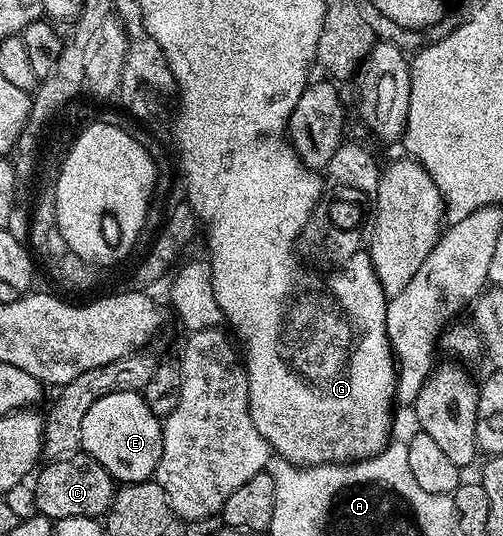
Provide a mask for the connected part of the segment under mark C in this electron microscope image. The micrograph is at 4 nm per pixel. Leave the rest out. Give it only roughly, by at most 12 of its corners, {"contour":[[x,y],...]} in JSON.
{"contour":[[85,452],[37,471],[34,510],[101,519],[116,480]]}

